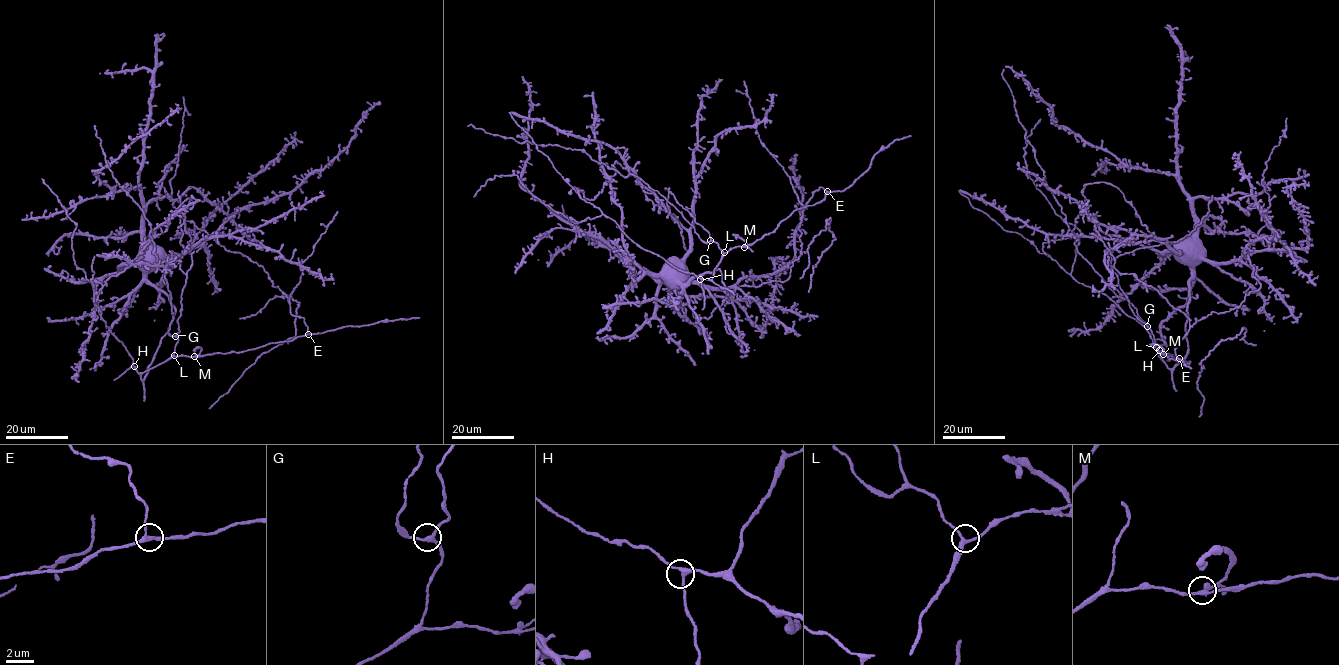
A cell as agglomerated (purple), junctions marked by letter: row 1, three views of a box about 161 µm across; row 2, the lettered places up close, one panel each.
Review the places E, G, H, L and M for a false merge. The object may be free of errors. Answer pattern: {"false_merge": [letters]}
{"false_merge": ["M"]}

